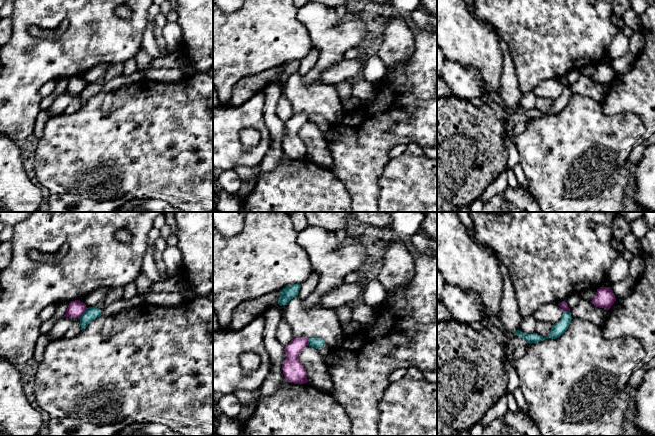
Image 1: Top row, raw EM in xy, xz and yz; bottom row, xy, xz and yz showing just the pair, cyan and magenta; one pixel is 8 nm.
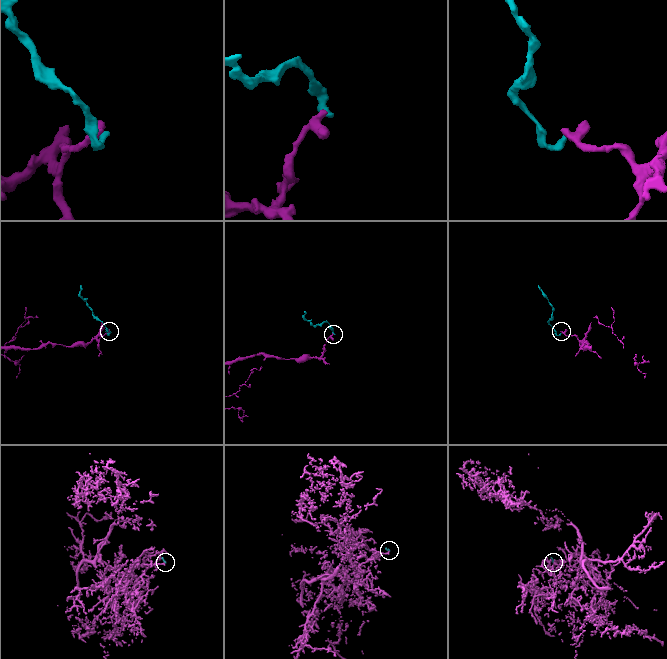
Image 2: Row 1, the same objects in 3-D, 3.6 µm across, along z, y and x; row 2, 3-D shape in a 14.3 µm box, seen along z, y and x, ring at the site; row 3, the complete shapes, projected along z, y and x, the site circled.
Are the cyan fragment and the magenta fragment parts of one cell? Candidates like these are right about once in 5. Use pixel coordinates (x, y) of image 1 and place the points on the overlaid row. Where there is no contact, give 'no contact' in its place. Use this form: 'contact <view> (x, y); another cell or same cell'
contact xy (83, 313); another cell

